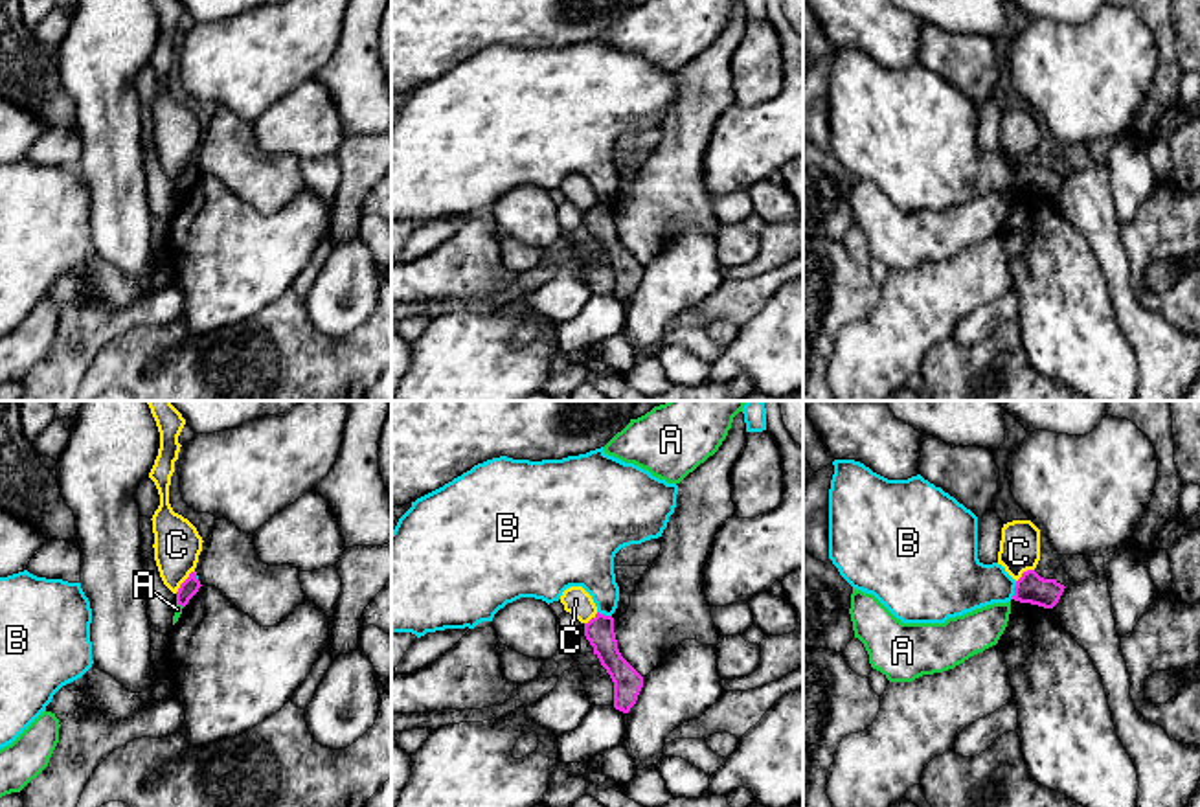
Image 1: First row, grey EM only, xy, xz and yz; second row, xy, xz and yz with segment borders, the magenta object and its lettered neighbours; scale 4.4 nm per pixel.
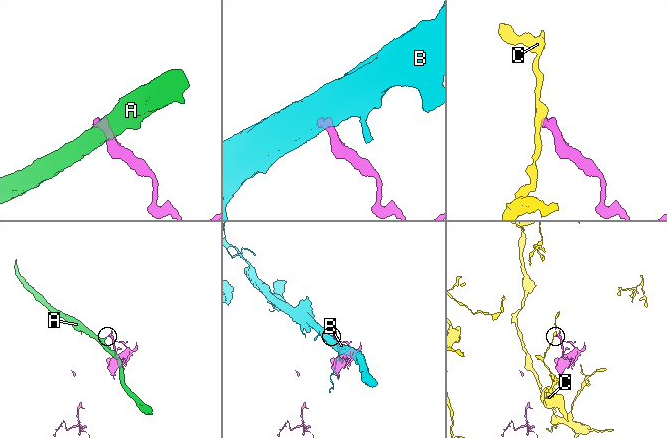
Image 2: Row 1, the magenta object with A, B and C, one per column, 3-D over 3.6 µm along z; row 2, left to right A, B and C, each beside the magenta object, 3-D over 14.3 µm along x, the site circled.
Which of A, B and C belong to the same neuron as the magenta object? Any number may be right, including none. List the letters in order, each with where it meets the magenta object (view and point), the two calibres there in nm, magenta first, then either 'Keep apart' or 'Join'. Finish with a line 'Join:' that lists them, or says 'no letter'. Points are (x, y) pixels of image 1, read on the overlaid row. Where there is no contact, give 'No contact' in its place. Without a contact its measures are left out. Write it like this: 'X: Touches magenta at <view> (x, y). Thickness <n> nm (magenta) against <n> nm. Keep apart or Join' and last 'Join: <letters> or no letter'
A: Touches magenta at xy (181, 605). Thickness 80 nm (magenta) against 30 nm. Keep apart
B: Touches magenta at yz (1015, 591). Thickness 130 nm (magenta) against 260 nm. Keep apart
C: Touches magenta at xy (184, 581). Thickness 80 nm (magenta) against 200 nm. Keep apart
Join: no letter

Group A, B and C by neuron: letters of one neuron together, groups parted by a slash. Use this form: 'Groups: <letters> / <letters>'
Groups: A / B / C

